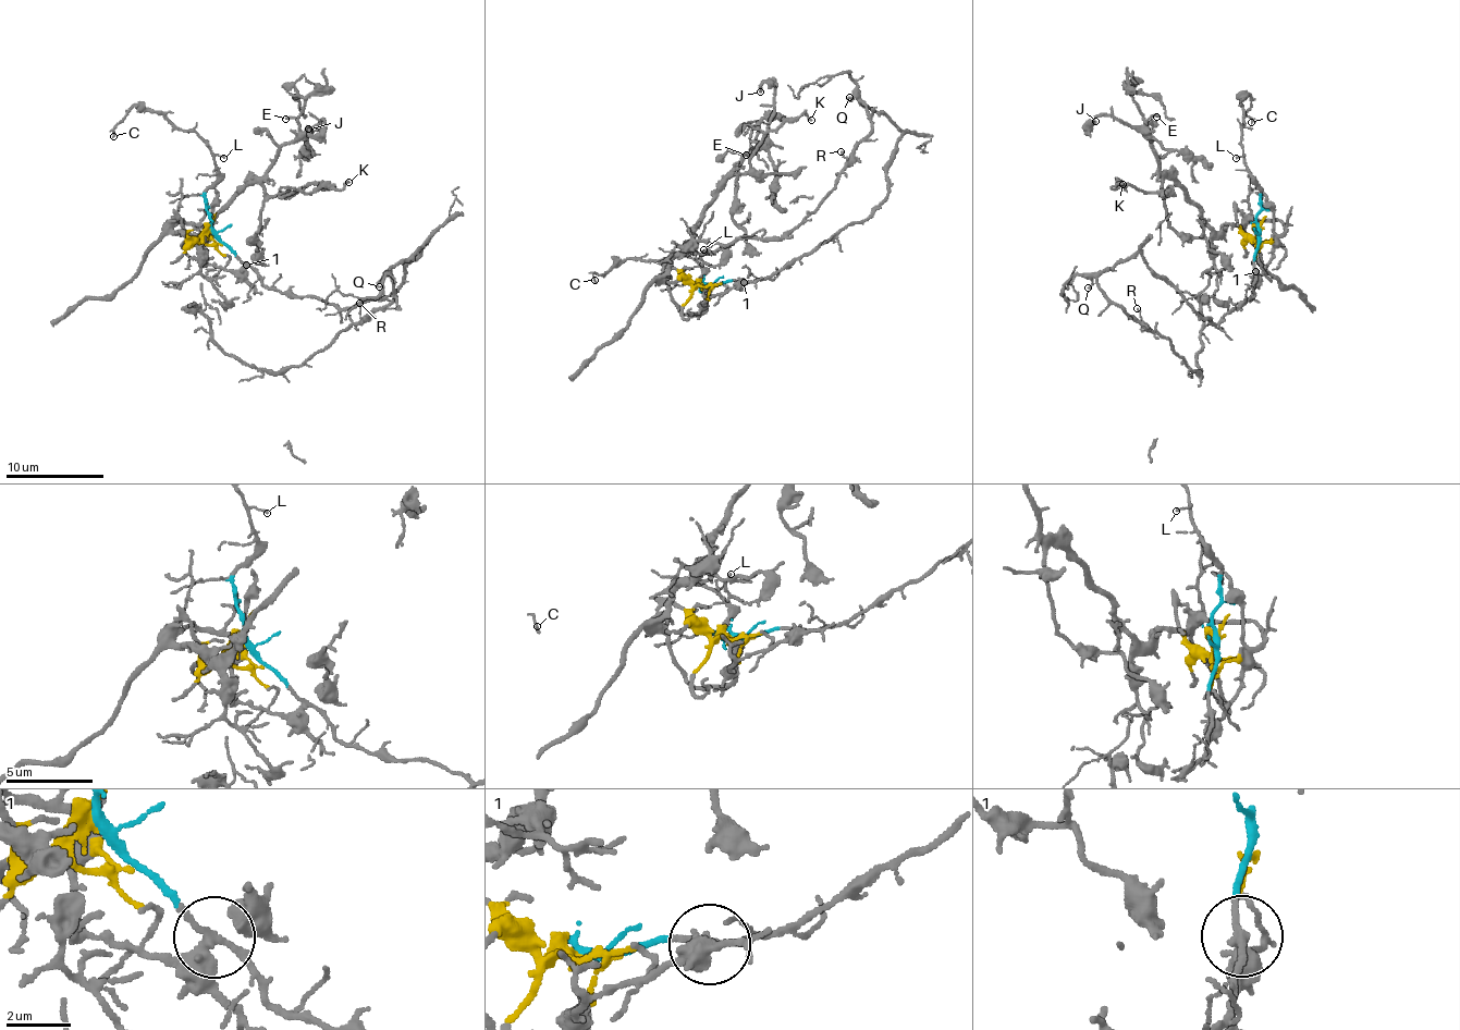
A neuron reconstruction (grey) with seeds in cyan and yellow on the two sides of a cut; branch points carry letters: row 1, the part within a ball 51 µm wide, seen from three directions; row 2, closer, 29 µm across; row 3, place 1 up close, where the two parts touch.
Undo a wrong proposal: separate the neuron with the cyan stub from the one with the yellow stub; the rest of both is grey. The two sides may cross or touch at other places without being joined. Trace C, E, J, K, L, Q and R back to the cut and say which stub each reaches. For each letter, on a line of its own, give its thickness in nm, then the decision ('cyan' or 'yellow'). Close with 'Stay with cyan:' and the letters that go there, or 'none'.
C: calibre 150 nm; cyan
E: calibre 140 nm; yellow
J: calibre 190 nm; yellow
K: calibre 150 nm; yellow
L: calibre 80 nm; cyan
Q: calibre 120 nm; cyan
R: calibre 90 nm; cyan
Stay with cyan: C, L, Q, R

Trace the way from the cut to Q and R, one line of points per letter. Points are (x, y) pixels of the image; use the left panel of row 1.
Q: (209, 228), (261, 282), (344, 309), (380, 302), (402, 282), (405, 264), (429, 238), (394, 264), (379, 287)
R: (209, 228), (265, 284), (341, 309), (396, 289), (429, 238), (390, 271), (394, 299), (364, 318), (359, 302)

